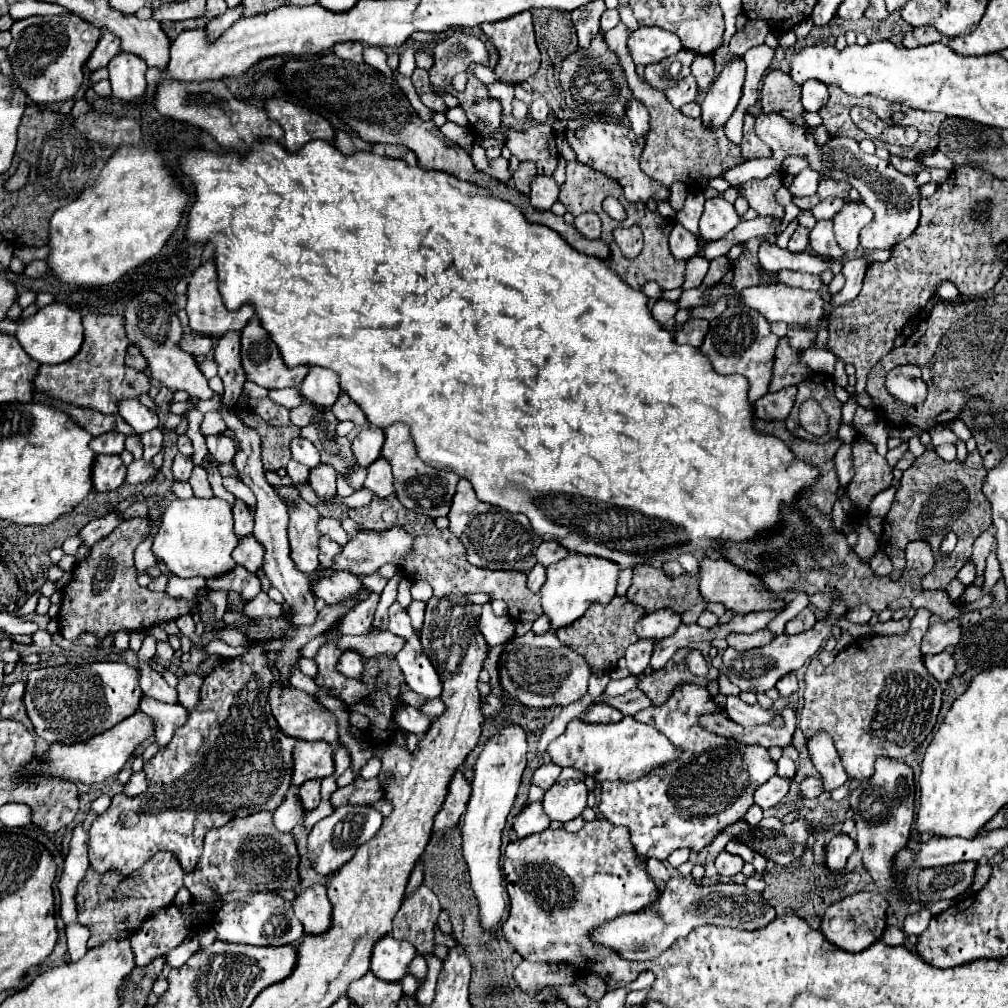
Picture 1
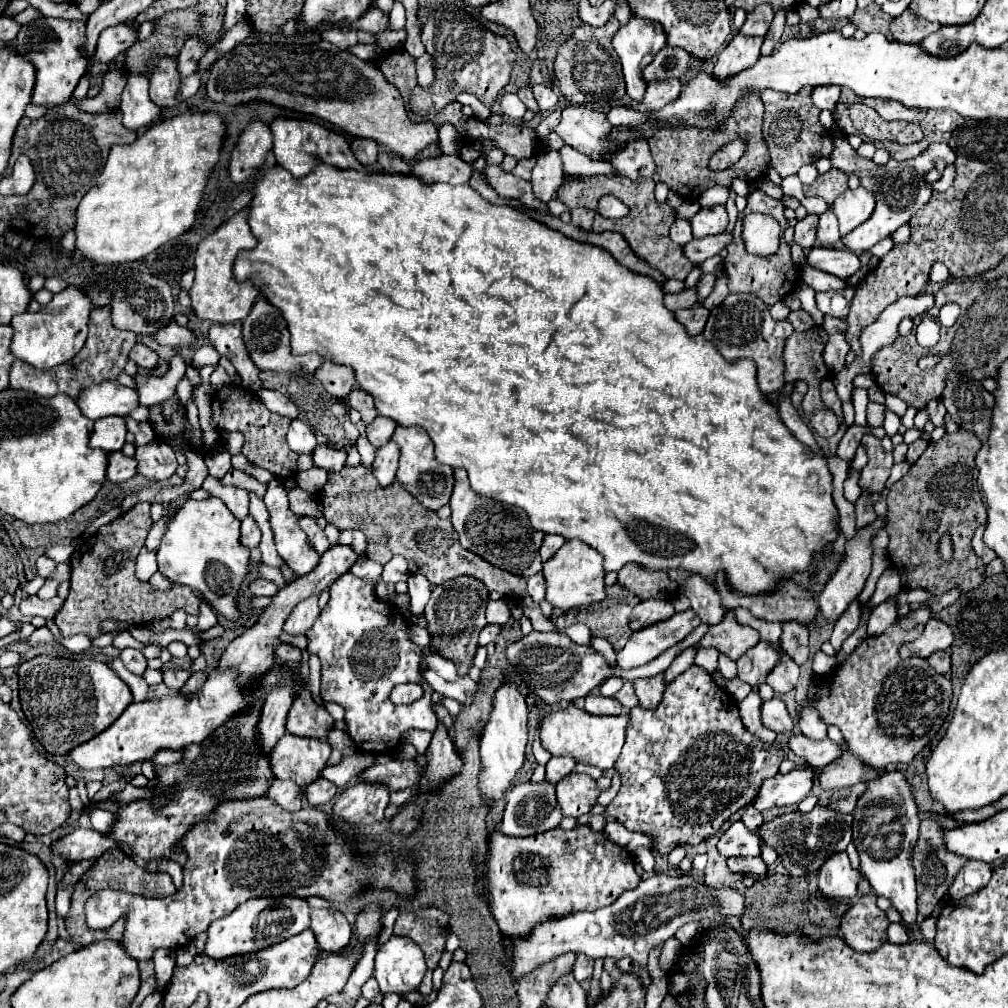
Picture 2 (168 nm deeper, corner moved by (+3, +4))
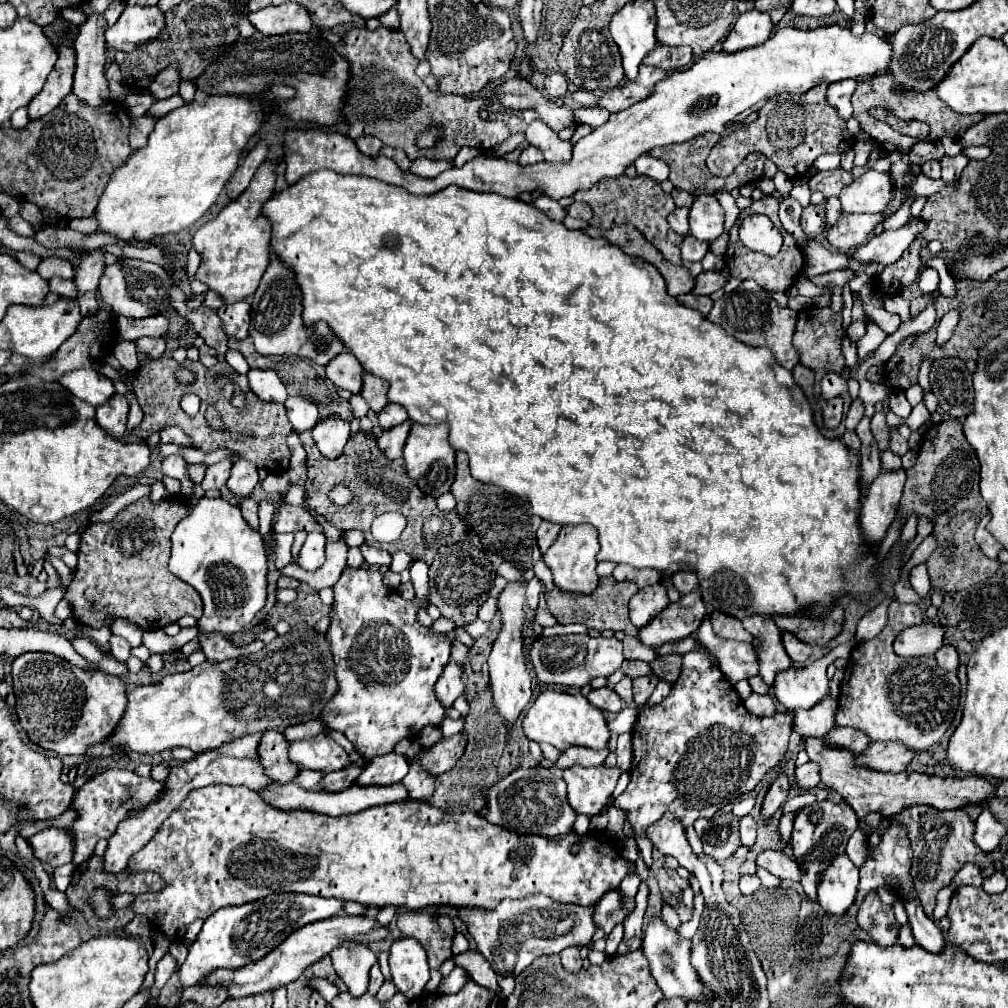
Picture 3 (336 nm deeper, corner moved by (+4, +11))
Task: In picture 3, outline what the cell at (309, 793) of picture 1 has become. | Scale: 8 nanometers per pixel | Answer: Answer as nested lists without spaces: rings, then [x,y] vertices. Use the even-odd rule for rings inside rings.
[[[350,763],[339,771],[333,771],[323,777],[322,783],[325,791],[337,793],[344,791],[356,783],[361,769],[356,763]]]

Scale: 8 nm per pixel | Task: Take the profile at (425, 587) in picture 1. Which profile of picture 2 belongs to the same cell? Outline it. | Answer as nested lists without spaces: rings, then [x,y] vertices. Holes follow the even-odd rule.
[[[411,574],[407,584],[409,584],[409,596],[411,596],[411,612],[421,614],[431,594],[431,583],[423,574]]]

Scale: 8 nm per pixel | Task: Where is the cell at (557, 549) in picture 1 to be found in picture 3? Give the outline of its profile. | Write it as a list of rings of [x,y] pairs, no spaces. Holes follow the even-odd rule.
[[[542,521],[542,525],[538,527],[538,533],[536,533],[536,539],[538,539],[542,553],[546,553],[550,549],[554,539],[558,537],[558,531],[560,531],[560,525],[550,523],[550,521]]]

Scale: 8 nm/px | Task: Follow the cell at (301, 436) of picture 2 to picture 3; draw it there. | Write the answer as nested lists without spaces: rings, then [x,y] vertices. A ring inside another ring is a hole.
[[[288,397],[284,405],[286,405],[288,417],[292,421],[292,427],[300,433],[306,431],[306,429],[312,429],[316,425],[316,421],[320,419],[318,407],[314,407],[314,403],[310,403],[310,399]]]

